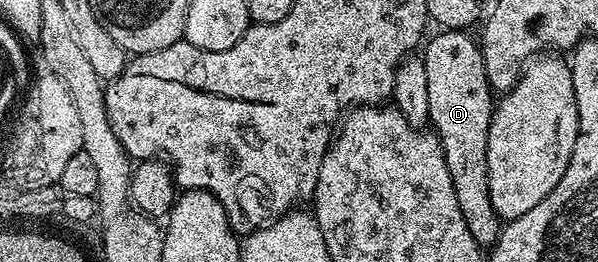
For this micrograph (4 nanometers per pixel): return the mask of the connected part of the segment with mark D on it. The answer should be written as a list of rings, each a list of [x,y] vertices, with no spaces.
[[[442,30],[437,34],[439,36],[425,41],[426,52],[421,53],[428,74],[430,124],[444,150],[444,162],[448,162],[448,174],[452,174],[456,186],[456,203],[460,206],[460,214],[464,214],[468,234],[476,238],[478,245],[492,246],[504,227],[488,194],[488,126],[496,96],[488,82],[482,49],[475,37],[473,40],[466,30]]]

